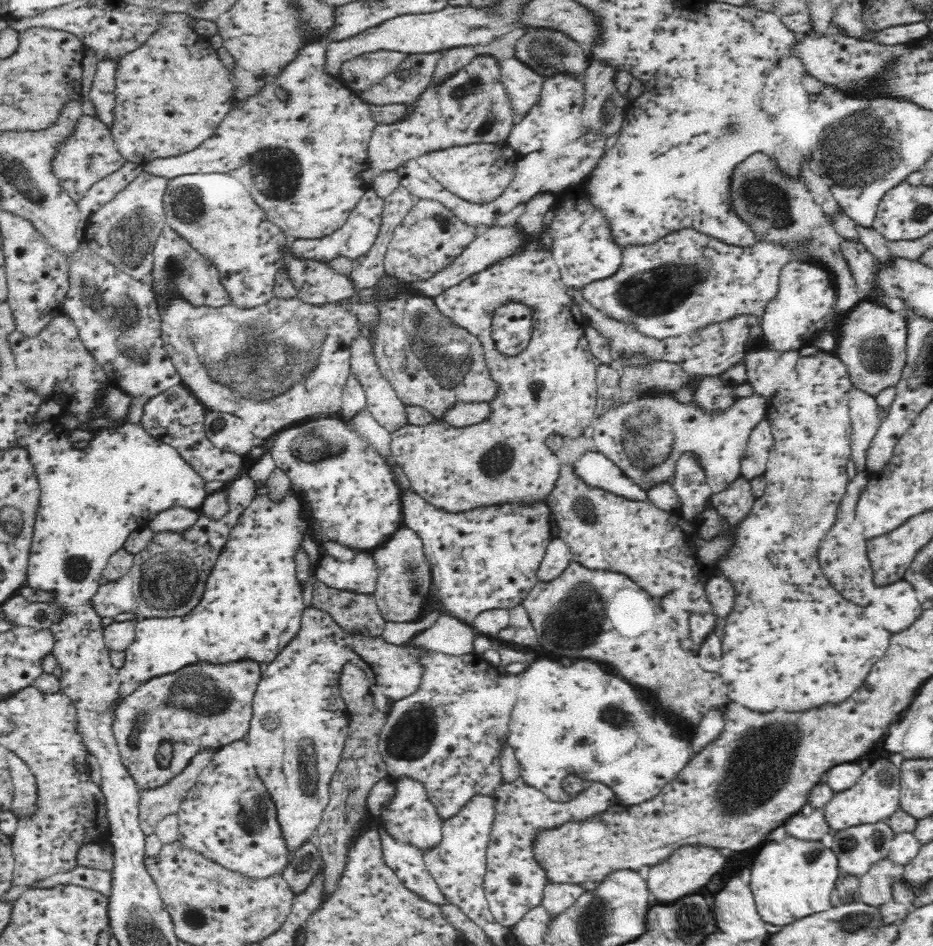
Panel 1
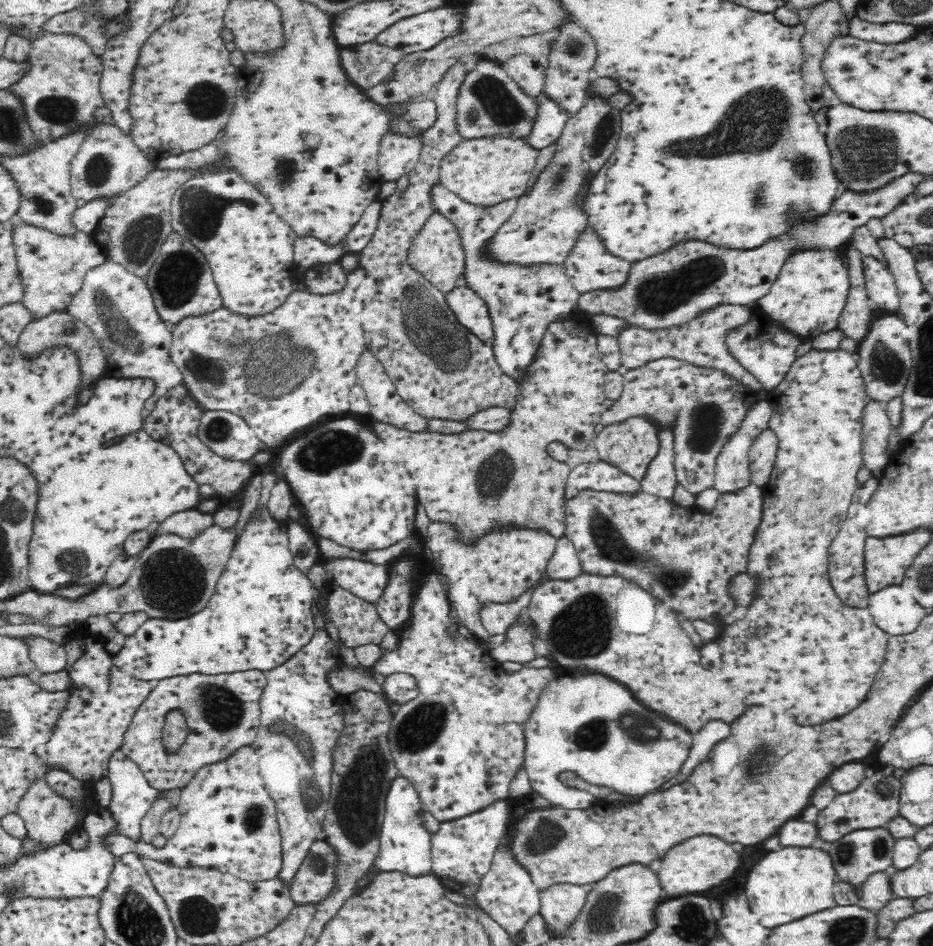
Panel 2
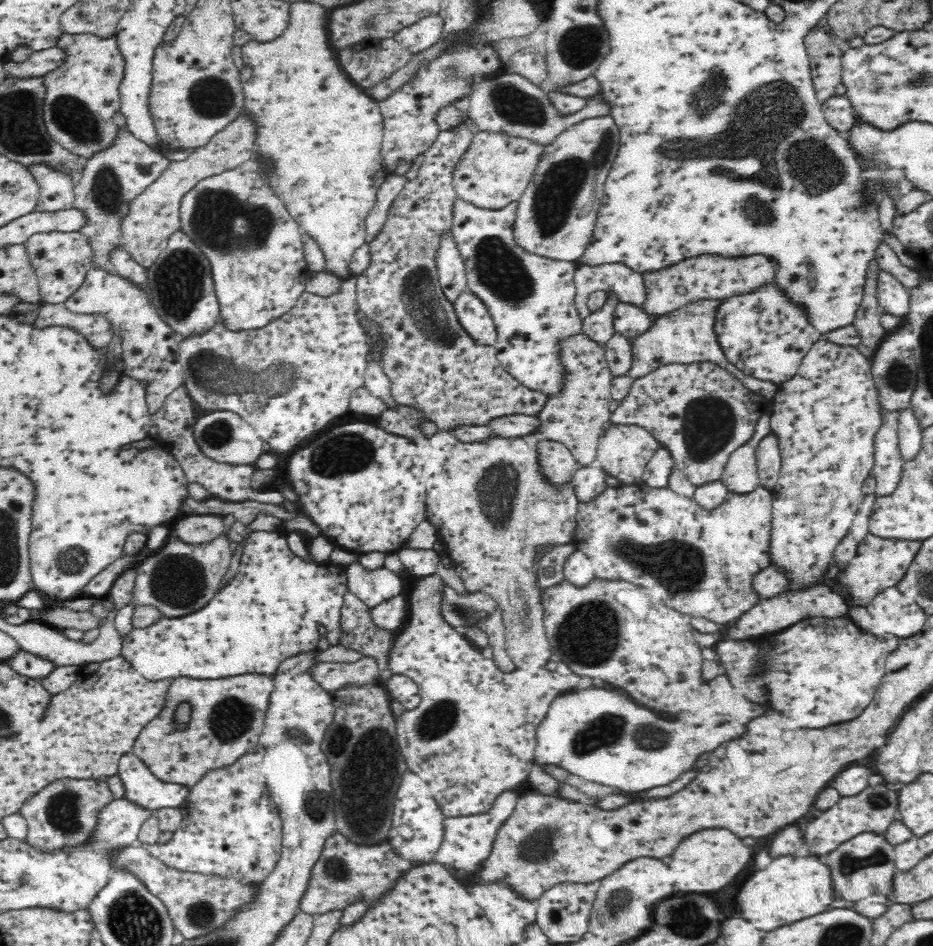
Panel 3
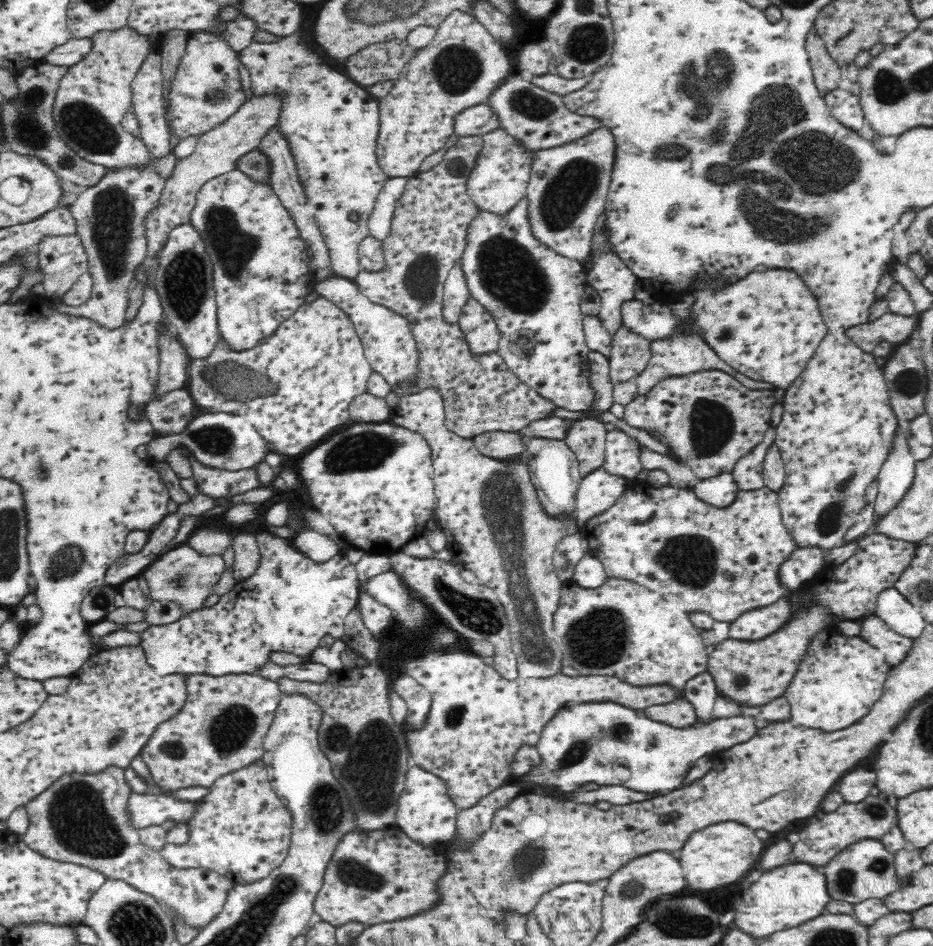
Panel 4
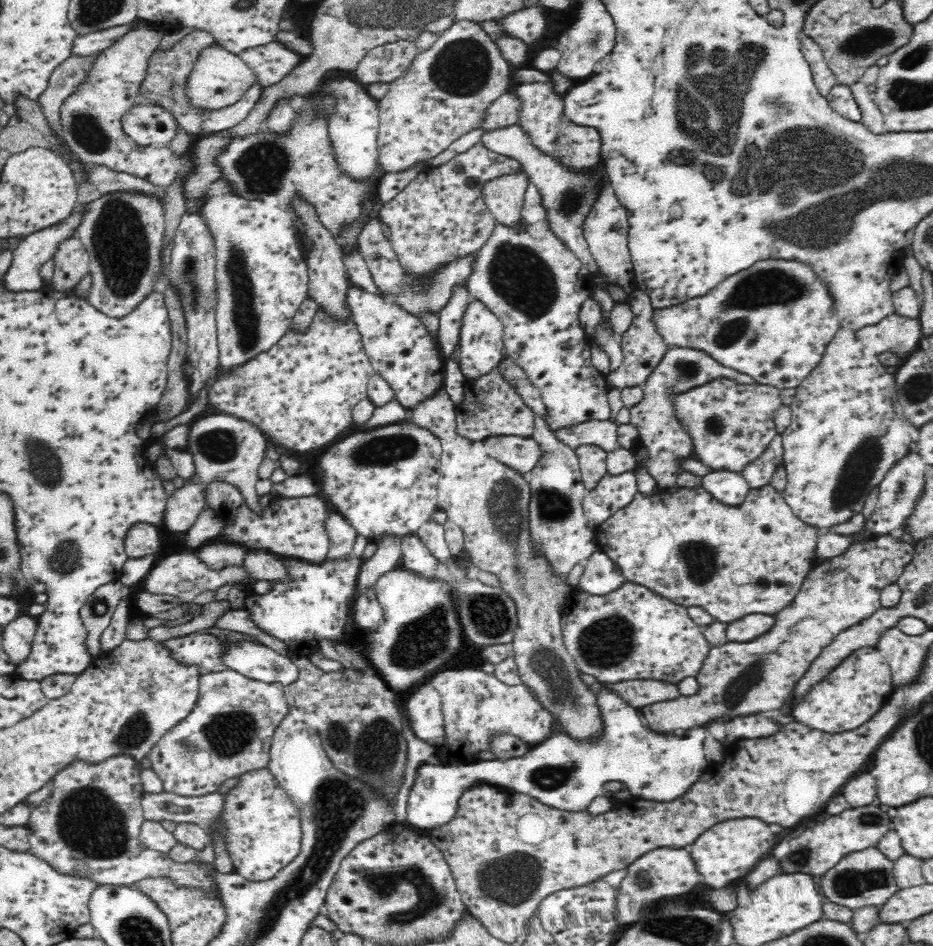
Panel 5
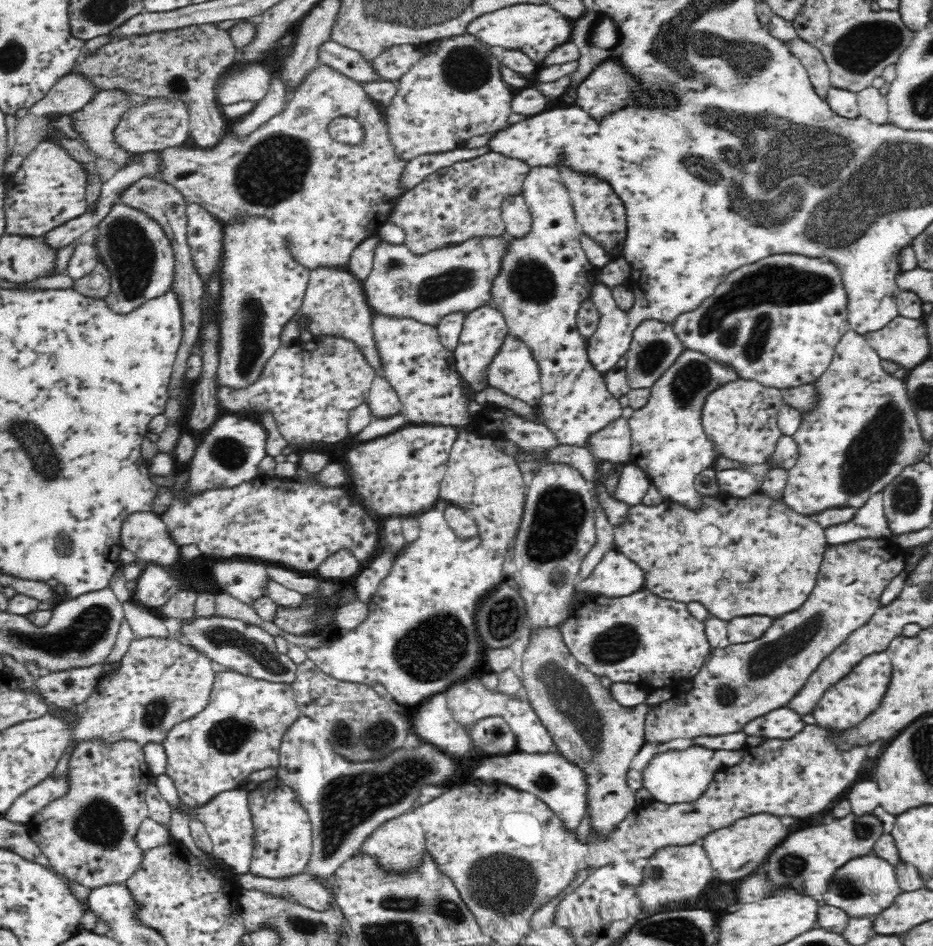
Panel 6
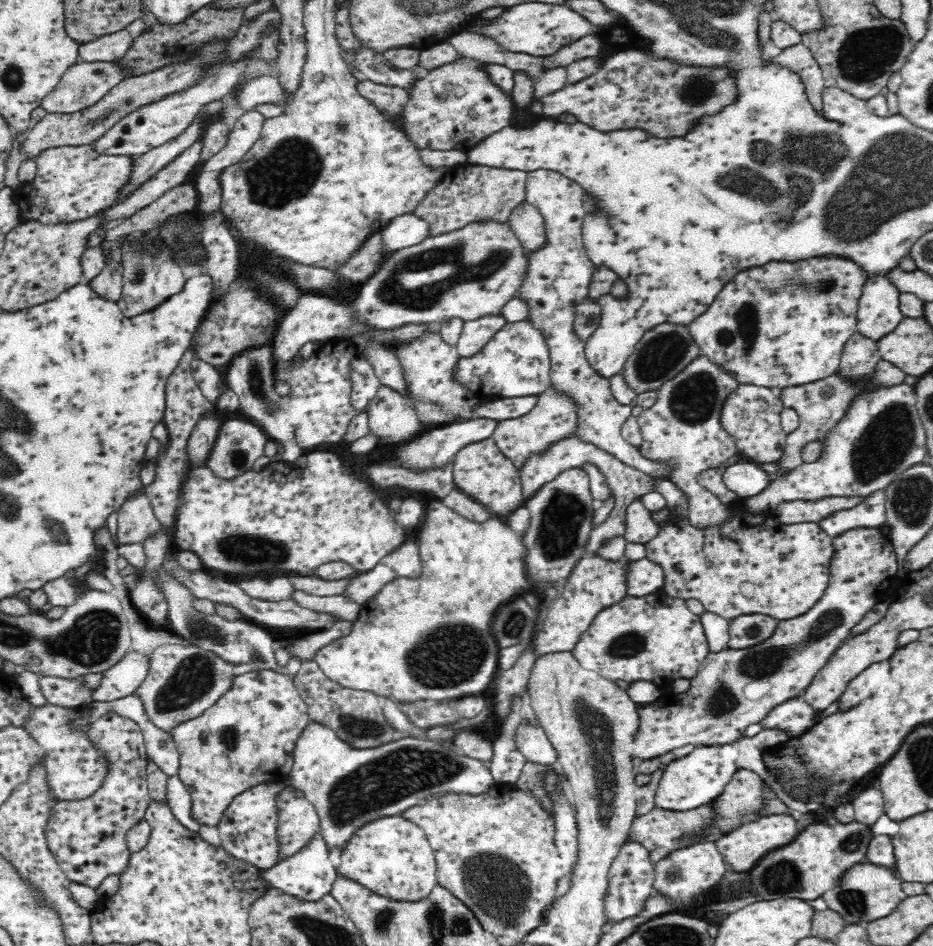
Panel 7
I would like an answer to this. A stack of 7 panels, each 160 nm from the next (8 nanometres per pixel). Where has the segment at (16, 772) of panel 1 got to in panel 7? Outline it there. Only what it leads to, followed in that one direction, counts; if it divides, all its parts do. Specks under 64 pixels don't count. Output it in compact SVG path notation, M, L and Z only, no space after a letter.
M108 714L90 724L87 739L99 751L100 759L107 763L103 779L90 796L80 800L56 801L50 814L47 814L44 832L48 851L67 879L96 889L108 876L119 877L127 871L133 854L127 844L127 832L144 820L151 800L147 789L148 757L144 748L143 730L135 720Z

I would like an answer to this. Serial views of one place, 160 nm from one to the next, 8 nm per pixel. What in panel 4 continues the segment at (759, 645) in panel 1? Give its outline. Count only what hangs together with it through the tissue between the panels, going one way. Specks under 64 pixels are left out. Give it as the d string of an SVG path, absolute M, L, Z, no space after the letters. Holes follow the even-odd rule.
M828 331L820 344L816 347L804 371L798 375L798 378L785 389L781 402L783 413L780 422L775 426L775 443L781 452L781 457L785 468L784 484L777 490L777 499L779 500L779 509L781 522L784 525L787 535L795 544L796 549L800 548L819 548L823 552L831 551L832 548L843 544L843 538L846 531L852 526L854 516L856 516L867 503L865 492L867 486L877 478L880 467L891 447L893 432L897 427L897 416L893 414L890 406L889 394L884 382L883 371L876 364L872 353L864 352L859 346L856 346L845 333ZM830 624L829 629L820 630L810 638L794 678L784 690L784 698L790 705L789 719L796 726L826 732L858 722L879 700L891 667L880 649L860 636L845 636L836 625Z

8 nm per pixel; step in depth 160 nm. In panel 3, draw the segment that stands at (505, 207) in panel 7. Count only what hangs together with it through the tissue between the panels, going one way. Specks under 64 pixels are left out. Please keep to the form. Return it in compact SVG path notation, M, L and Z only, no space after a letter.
M460 122L450 130L440 131L435 141L418 160L418 176L407 182L391 202L384 228L368 242L369 263L356 275L359 310L368 323L375 324L380 336L376 352L383 373L390 379L394 399L426 415L439 430L460 425L485 425L491 418L505 414L535 414L543 407L547 394L532 390L502 369L493 345L476 343L459 323L453 303L441 289L435 265L435 250L440 237L452 230L452 201L457 197L451 185L452 169L468 150L474 130Z

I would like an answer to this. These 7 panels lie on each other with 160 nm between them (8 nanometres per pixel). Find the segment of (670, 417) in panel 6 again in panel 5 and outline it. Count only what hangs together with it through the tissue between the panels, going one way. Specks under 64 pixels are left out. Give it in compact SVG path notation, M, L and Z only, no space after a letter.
M668 346L664 351L660 364L643 382L642 400L629 407L630 423L636 426L638 437L646 447L650 448L650 458L644 466L648 473L656 479L657 486L664 489L675 489L677 474L682 472L678 458L693 458L692 441L680 423L674 418L671 398L673 393L679 393L699 384L704 384L716 377L726 377L740 384L756 383L748 374L742 374L732 368L724 367L712 358L704 349Z

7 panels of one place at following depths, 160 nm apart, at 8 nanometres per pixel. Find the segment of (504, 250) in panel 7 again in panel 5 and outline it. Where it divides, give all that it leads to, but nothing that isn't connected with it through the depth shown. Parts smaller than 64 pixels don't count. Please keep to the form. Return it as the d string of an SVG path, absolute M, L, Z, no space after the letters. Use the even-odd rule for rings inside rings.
M378 218L369 223L360 234L357 244L358 252L360 252L360 256L364 258L364 262L369 266L376 285L383 289L386 296L392 302L398 303L403 309L414 313L416 316L420 311L425 311L426 309L438 313L447 303L452 285L456 283L465 284L465 280L471 271L473 254L466 256L466 258L455 260L454 263L448 263L446 267L440 268L438 274L431 277L430 282L427 282L427 279L415 280L412 279L412 276L405 276L403 274L402 267L391 247L390 239L384 237L380 224L382 222ZM424 281L426 281L426 284L423 284Z

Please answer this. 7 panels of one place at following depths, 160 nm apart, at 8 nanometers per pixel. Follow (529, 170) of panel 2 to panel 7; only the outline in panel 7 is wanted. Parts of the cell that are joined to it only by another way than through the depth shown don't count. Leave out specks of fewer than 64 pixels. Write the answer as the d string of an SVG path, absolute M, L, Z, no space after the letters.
M525 200L518 203L509 216L508 227L516 235L525 250L536 250L545 241L544 219L531 204Z

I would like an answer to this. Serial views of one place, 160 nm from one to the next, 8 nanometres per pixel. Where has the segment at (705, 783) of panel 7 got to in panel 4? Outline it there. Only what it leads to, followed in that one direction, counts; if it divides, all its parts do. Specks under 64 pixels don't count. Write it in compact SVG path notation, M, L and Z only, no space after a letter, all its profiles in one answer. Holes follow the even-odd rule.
M585 701L560 708L542 729L536 750L542 757L542 764L531 768L524 778L537 785L550 785L566 792L582 790L584 784L595 782L600 786L622 785L638 792L666 794L682 782L686 772L699 759L716 751L728 750L735 744L742 744L755 735L754 720L744 715L722 717L702 723L702 726L676 728L652 720L644 709L634 710L615 701ZM413 764L410 765L405 774L404 788L396 805L395 826L410 840L424 847L440 846L444 842L452 842L458 811L448 795L443 792L443 783L440 779Z

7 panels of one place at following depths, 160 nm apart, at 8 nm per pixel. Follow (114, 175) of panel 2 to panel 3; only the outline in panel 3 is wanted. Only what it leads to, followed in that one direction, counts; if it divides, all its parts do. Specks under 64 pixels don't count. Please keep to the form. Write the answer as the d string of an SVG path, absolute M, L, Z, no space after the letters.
M118 128L106 148L83 160L83 167L76 177L74 207L86 213L89 220L79 232L88 237L88 243L95 252L94 268L107 268L109 250L114 245L121 246L120 219L128 210L129 200L154 182L166 170L169 162L163 154L125 128Z

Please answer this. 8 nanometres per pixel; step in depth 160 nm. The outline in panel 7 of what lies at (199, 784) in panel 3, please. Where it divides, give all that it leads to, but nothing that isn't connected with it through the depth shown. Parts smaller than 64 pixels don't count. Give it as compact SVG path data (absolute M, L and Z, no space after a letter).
M284 785L275 796L277 842L276 863L304 851L320 832L316 809L293 786Z

